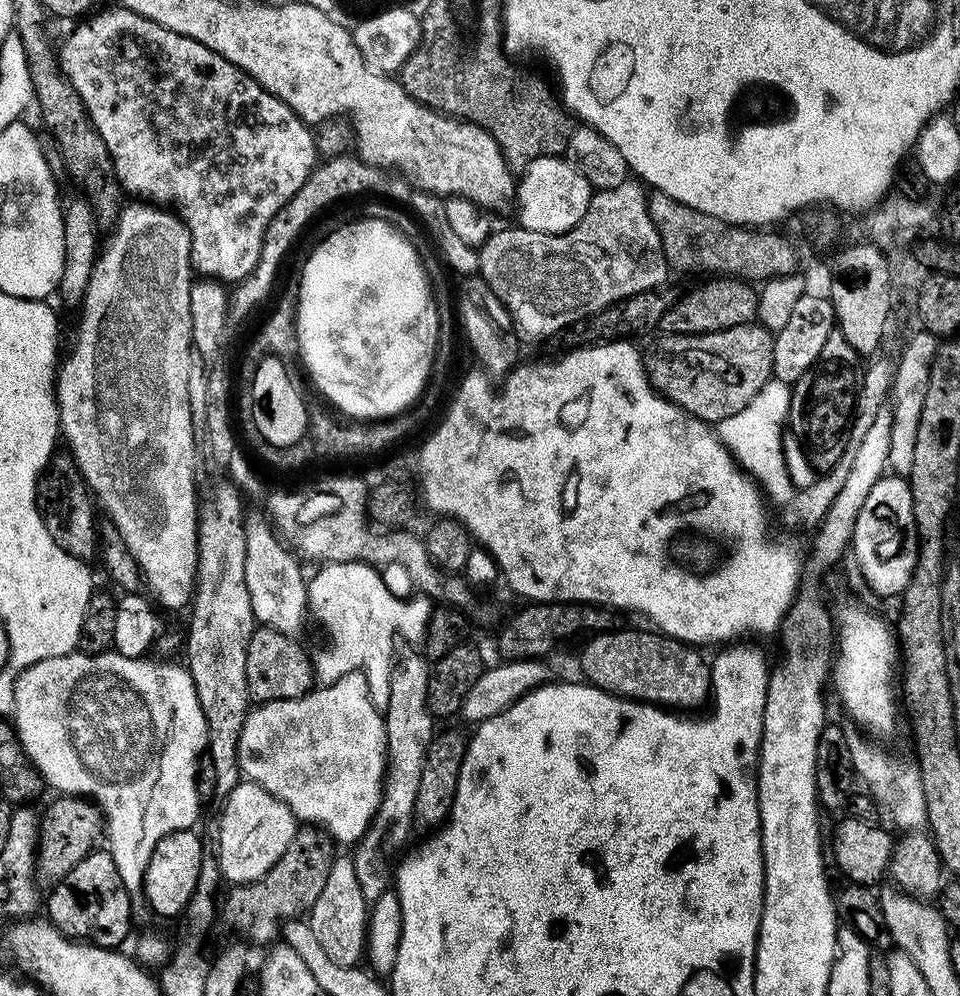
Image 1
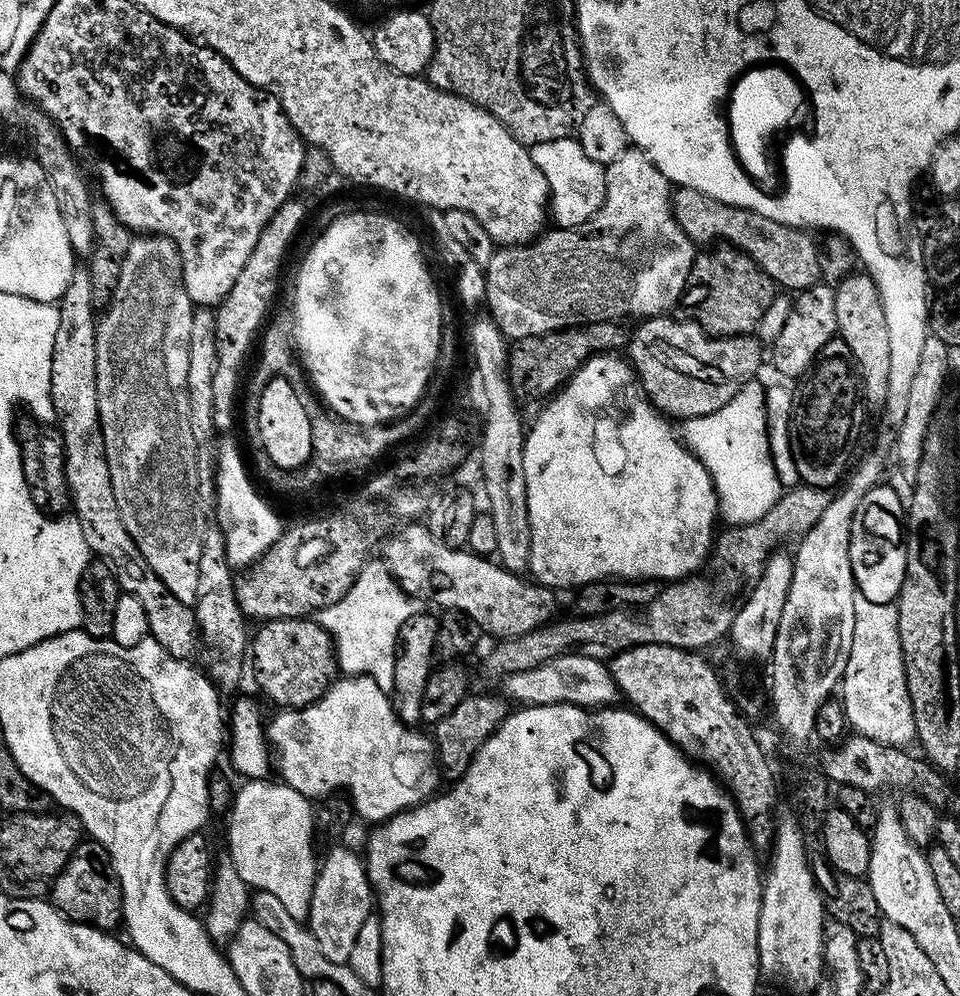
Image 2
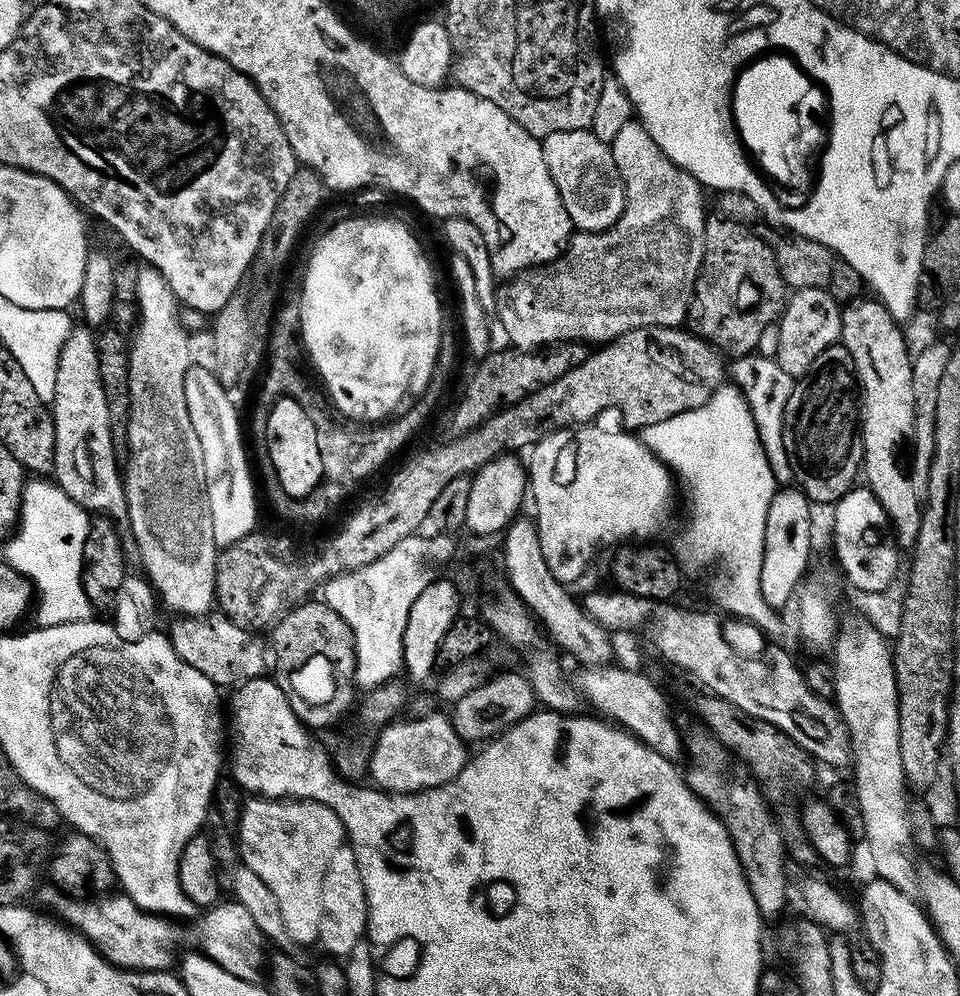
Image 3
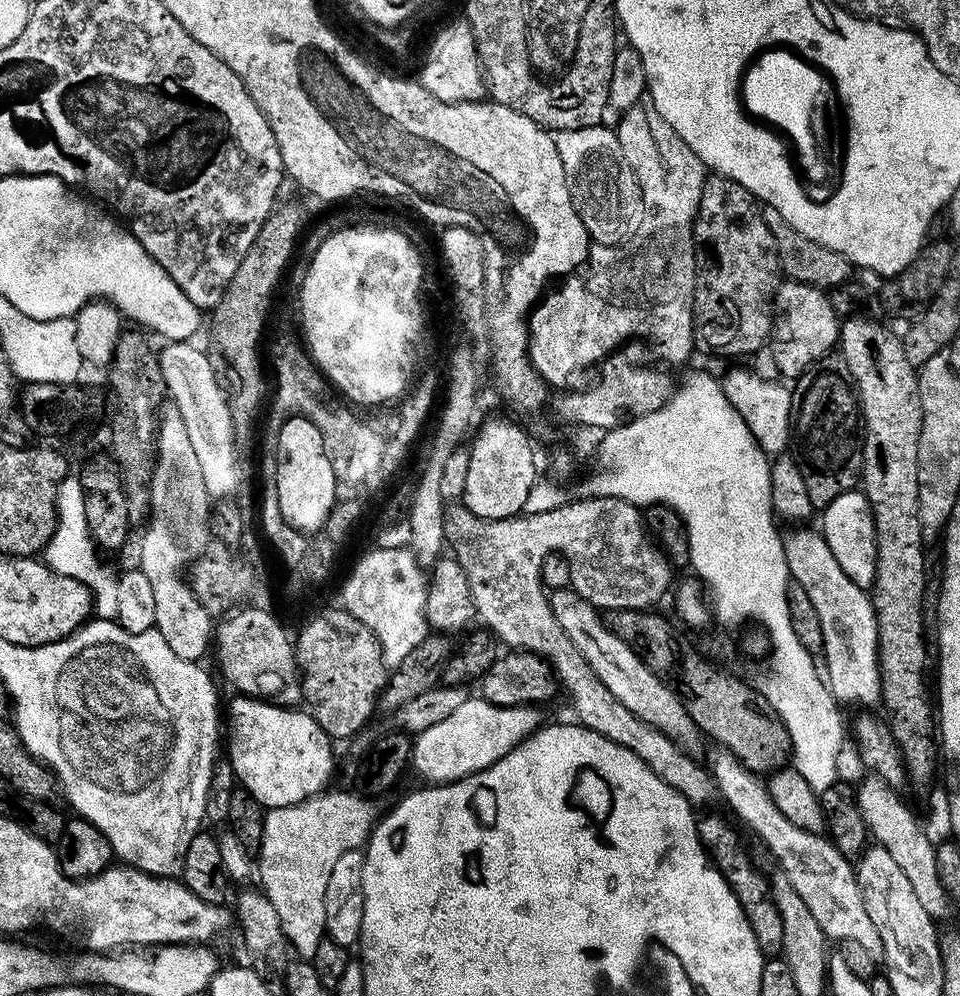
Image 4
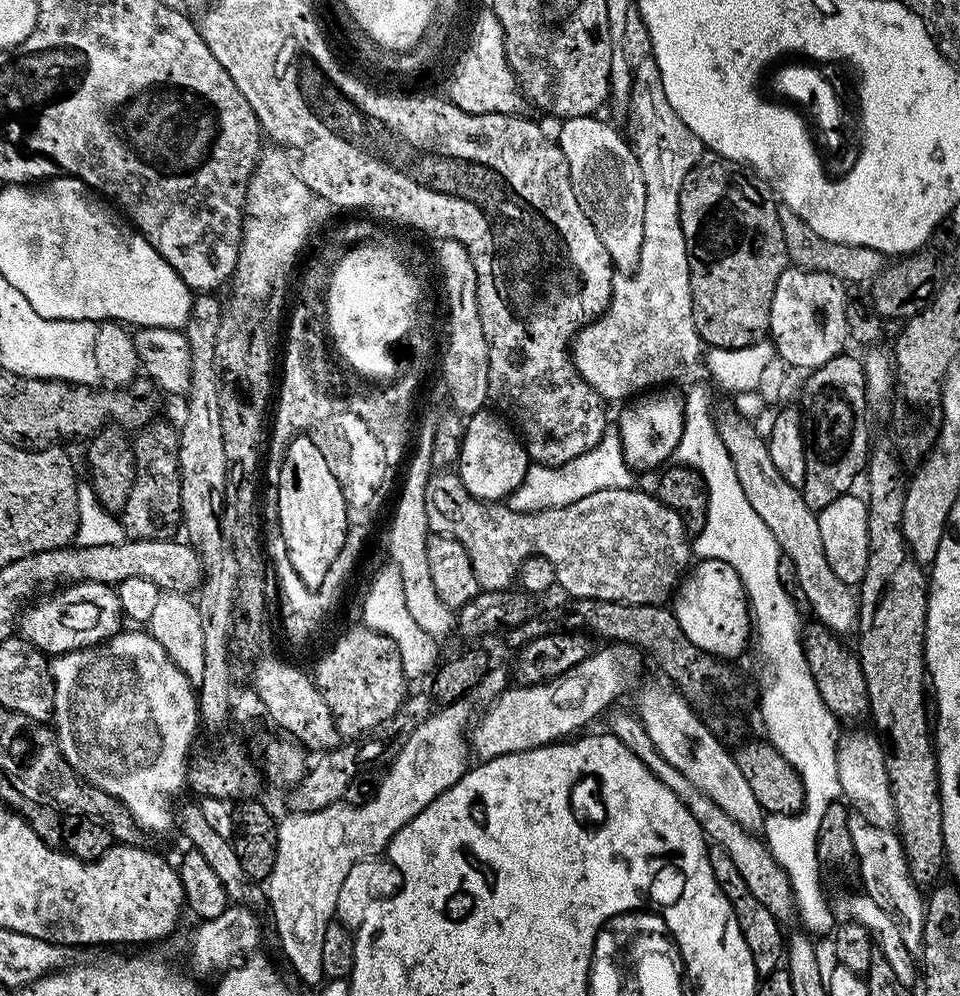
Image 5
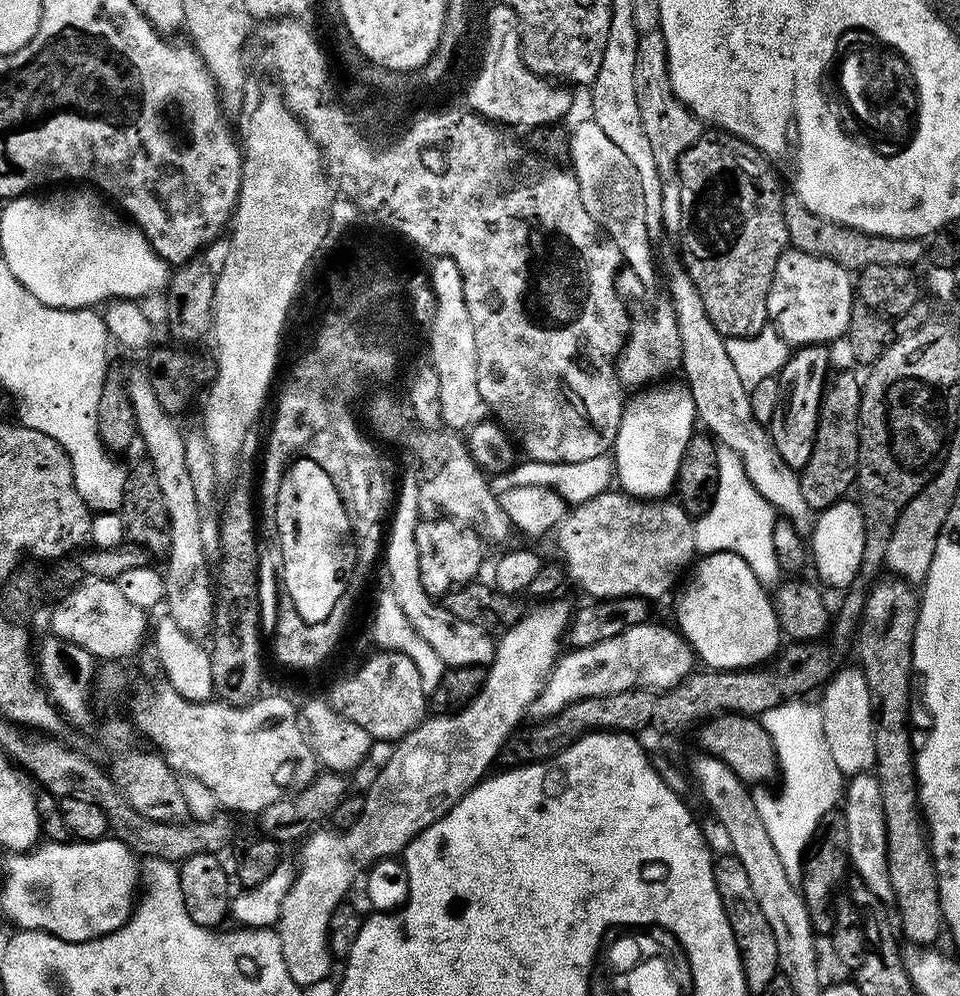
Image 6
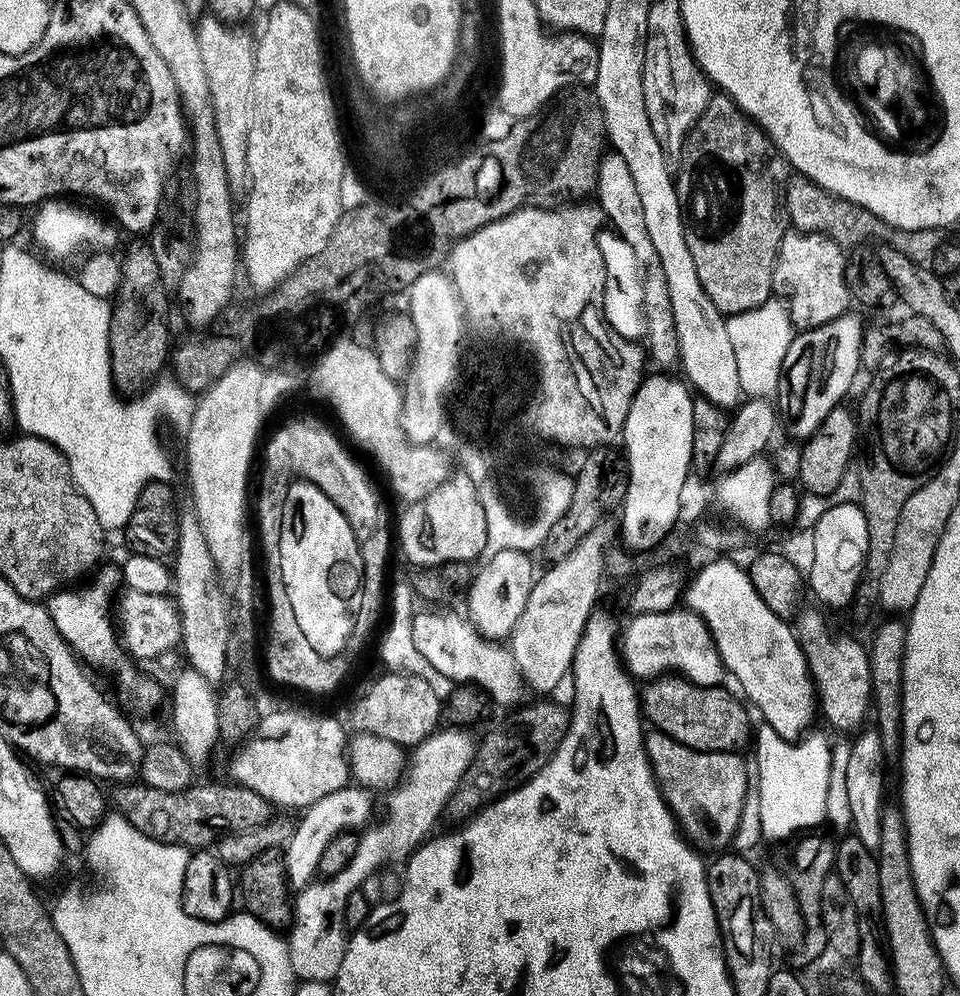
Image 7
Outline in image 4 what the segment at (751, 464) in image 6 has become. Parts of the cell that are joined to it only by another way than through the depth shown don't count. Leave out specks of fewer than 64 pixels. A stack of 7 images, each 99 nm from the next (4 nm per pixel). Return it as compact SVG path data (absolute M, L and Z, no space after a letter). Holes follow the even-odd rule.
M804 526L797 532L792 532L789 536L783 537L784 553L786 554L786 566L791 579L806 590L806 595L810 597L810 603L814 605L814 611L818 614L818 622L822 622L822 642L824 650L822 653L822 664L828 667L826 672L826 683L831 691L832 697L841 705L844 704L876 704L881 703L880 699L880 655L878 654L878 626L876 625L876 615L872 605L872 597L863 588L859 588L850 578L846 578L846 573L842 571L842 566L838 566L834 554L830 551L830 546L824 541L823 535L819 531L807 532Z

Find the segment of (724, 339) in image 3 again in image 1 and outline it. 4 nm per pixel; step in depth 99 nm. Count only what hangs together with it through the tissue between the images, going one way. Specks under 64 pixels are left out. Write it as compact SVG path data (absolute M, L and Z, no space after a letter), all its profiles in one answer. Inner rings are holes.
M708 278L689 296L681 295L662 318L659 331L664 334L699 334L717 332L734 326L751 324L757 319L758 292L751 283L739 278Z

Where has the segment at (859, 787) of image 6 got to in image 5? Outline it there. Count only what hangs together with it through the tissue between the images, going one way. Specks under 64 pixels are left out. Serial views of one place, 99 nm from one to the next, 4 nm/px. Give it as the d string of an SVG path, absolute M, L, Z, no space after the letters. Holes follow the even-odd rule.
M862 812L851 813L848 825L859 862L858 878L864 886L865 895L897 922L906 950L913 954L919 953L924 943L925 901L923 895L919 894L919 887L909 877L908 863L899 837L891 829L878 827L869 821Z

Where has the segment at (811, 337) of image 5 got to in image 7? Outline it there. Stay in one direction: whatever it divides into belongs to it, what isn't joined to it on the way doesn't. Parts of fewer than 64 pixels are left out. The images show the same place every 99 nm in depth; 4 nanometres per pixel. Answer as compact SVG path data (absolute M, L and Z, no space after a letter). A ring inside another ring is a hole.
M785 231L772 275L775 295L787 305L797 329L817 328L849 311L850 297L844 277L845 249L818 232Z

